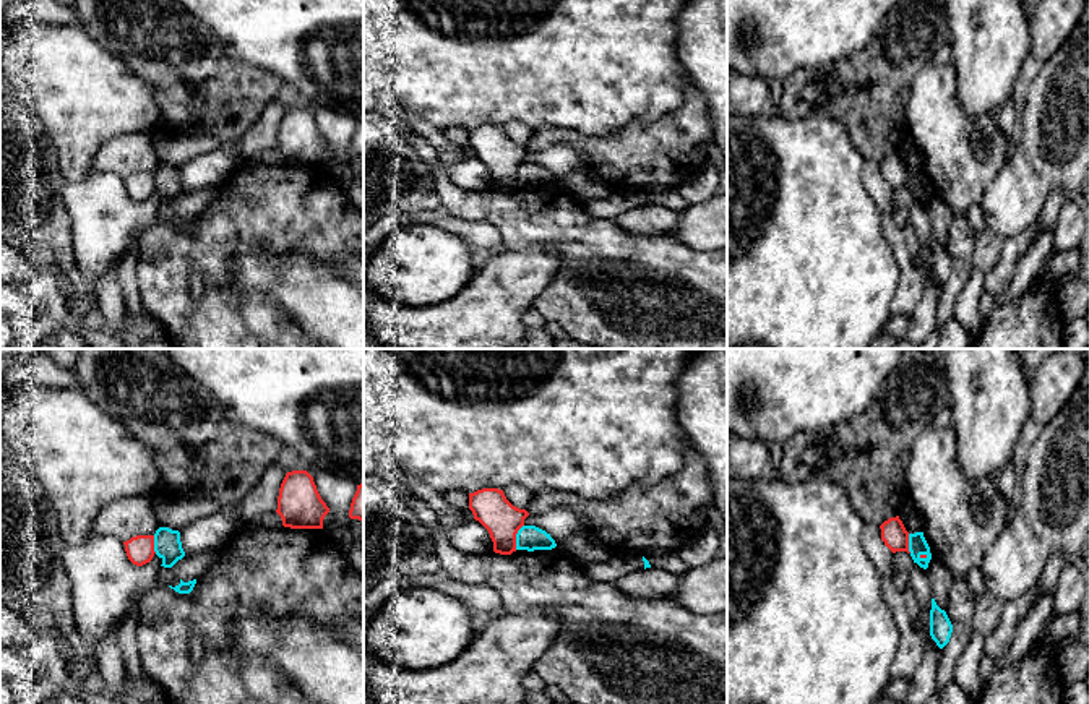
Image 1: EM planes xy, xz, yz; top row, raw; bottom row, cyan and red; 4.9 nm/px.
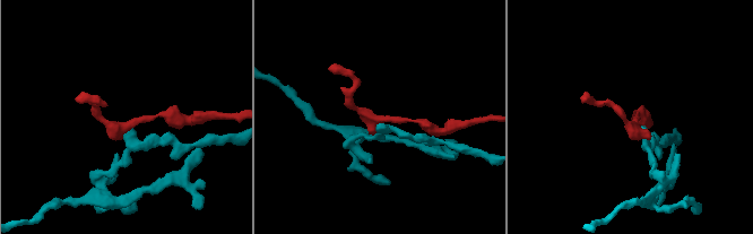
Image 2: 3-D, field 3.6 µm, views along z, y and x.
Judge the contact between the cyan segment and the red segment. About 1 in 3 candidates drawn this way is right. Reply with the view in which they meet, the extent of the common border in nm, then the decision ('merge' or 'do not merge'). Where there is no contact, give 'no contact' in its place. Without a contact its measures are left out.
meets cyan in xz; contact 130 nm long; do not merge

